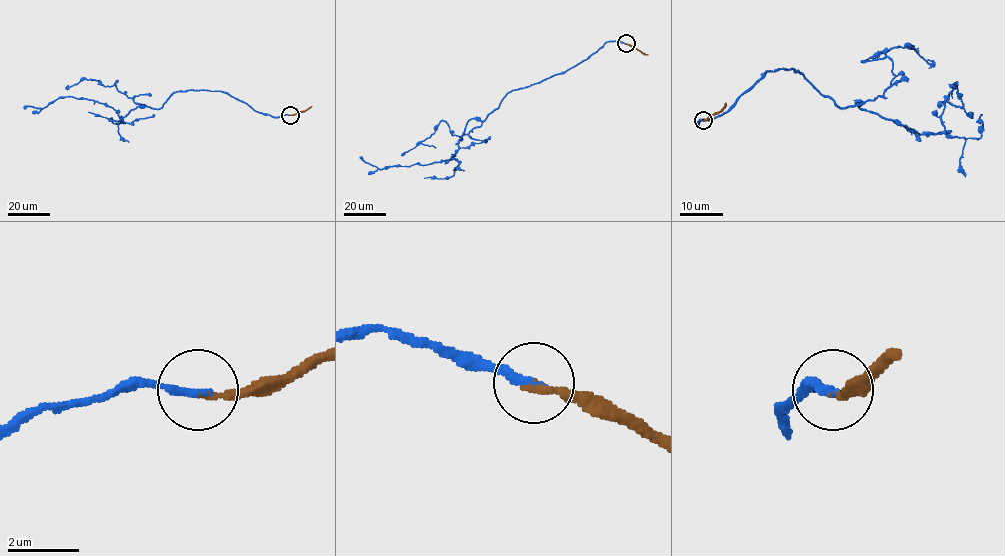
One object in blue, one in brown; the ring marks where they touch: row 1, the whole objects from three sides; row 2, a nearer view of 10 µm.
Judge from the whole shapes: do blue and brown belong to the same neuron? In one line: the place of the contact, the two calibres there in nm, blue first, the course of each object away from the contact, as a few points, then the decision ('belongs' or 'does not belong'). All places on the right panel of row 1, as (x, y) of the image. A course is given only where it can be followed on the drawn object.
(703, 120) | 240/200 nm | blue via (702, 120), (781, 69), (840, 108), (864, 102), (921, 134), (944, 130), (957, 82), (963, 105), (937, 105) | brown via (703, 120), (716, 113), (725, 102) | belongs

